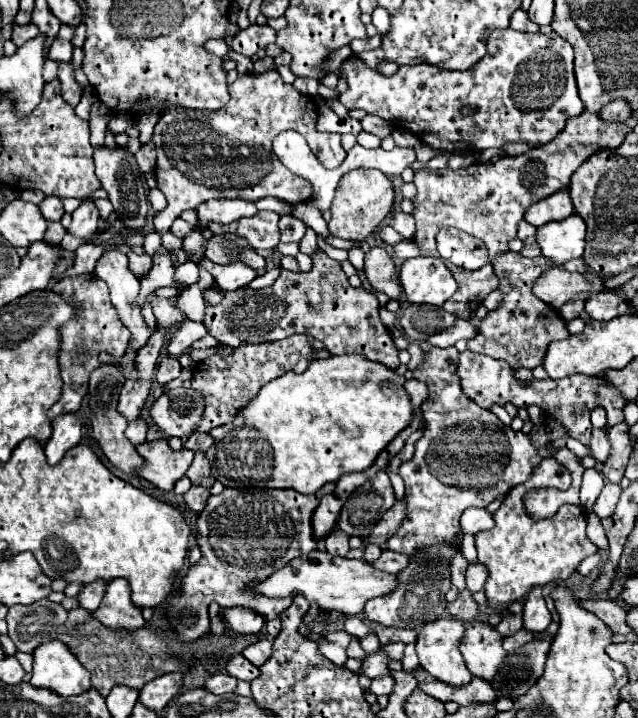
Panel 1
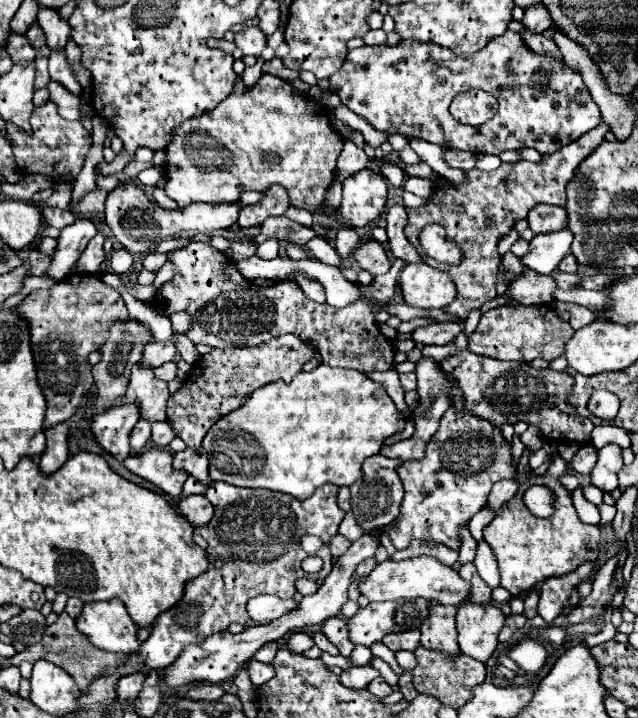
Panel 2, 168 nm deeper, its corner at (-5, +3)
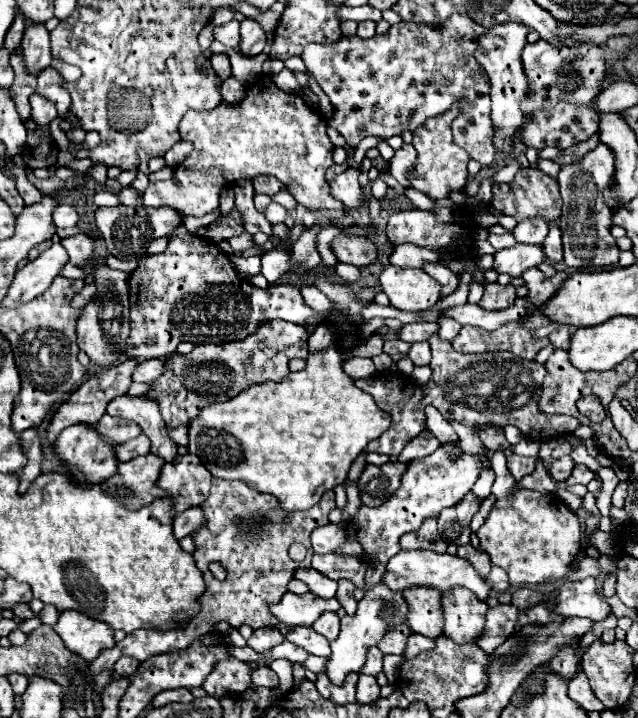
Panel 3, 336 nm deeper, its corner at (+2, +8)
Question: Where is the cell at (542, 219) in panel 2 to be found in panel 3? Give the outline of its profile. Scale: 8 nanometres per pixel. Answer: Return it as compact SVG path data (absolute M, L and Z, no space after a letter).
M534 216L534 218L518 222L512 234L514 234L516 242L542 244L544 238L548 236L548 230L550 230L550 222L544 220L544 218L540 218L540 216Z

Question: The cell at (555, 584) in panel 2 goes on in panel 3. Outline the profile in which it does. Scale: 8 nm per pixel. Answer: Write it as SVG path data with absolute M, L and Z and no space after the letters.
M592 577L580 582L564 580L564 588L558 590L554 600L554 612L568 618L568 616L584 616L594 622L606 618L610 608L606 608L606 601L596 592L595 579Z

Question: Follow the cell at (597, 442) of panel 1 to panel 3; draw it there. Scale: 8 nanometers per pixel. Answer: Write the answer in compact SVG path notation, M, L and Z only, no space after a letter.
M562 456L562 458L558 458L558 460L554 460L554 462L550 464L550 474L552 474L554 480L564 482L564 480L568 480L568 476L572 474L574 466L576 466L576 464L574 464L572 456Z

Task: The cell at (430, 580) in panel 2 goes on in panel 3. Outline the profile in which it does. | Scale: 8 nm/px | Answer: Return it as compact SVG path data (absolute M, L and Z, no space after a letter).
M400 550L386 564L386 574L382 576L382 584L386 584L394 592L404 592L404 590L416 588L416 586L436 588L436 590L444 592L448 588L460 586L460 588L472 590L480 600L486 600L492 592L490 584L476 574L476 570L472 568L472 564L468 560L458 558L458 556L450 556L450 554L438 554L434 550L410 550L410 552Z

